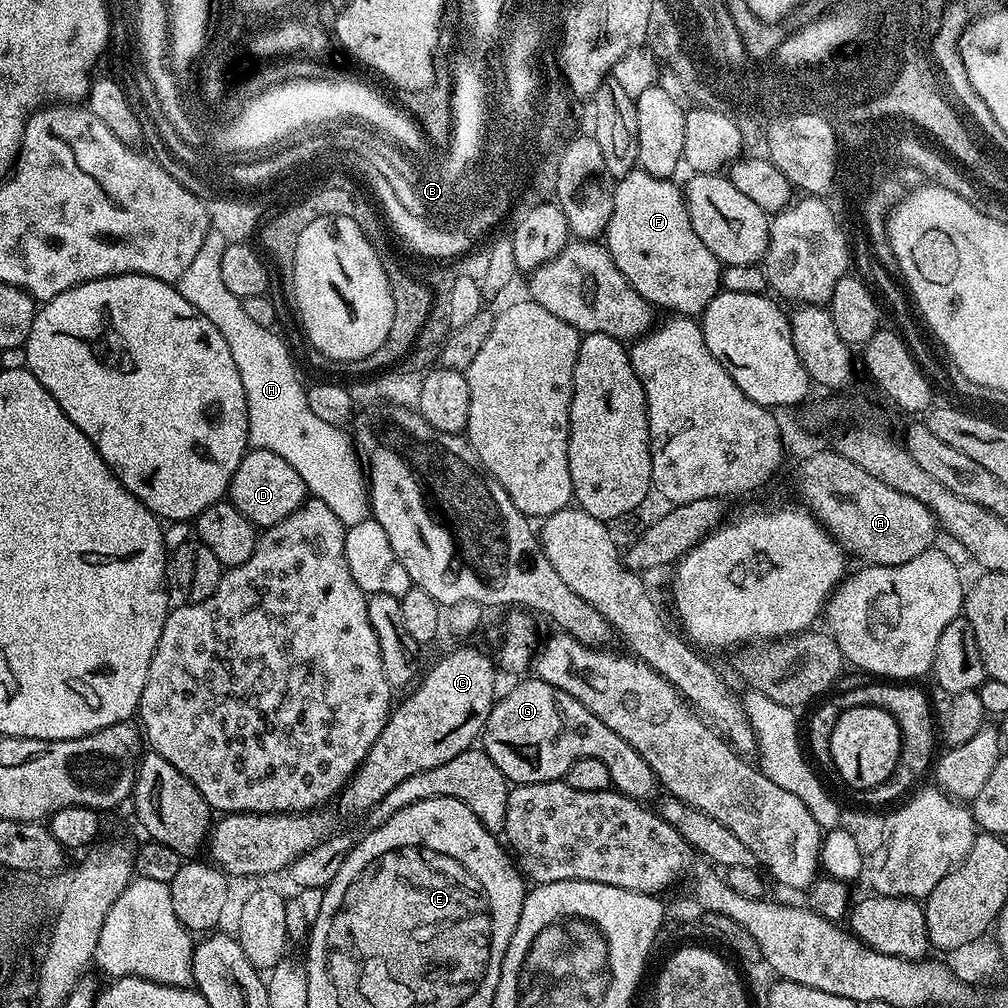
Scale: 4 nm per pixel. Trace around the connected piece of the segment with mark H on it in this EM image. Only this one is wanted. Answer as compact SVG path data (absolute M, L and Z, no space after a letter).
M209 231L207 238L202 242L202 250L198 250L194 262L186 266L186 274L178 282L182 298L190 302L190 306L198 306L214 326L218 326L218 334L226 338L226 346L230 346L230 354L234 354L234 366L238 366L238 374L242 378L242 390L246 390L246 404L248 406L248 443L252 448L258 450L270 450L278 454L278 458L286 458L294 470L306 482L309 493L315 499L326 502L338 522L342 522L345 529L350 526L358 526L358 522L369 519L370 505L368 502L368 485L366 483L366 472L362 467L362 461L356 451L353 437L348 436L343 427L336 427L329 422L322 422L321 419L310 410L307 404L307 391L305 385L296 381L296 364L288 353L288 344L271 328L258 326L246 314L243 300L240 297L230 294L222 282L222 254L224 253L225 242L221 235Z

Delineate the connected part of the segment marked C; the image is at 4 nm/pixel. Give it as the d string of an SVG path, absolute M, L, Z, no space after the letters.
M456 648L426 672L423 673L424 681L422 676L407 693L409 696L393 707L388 724L382 726L382 734L378 734L360 768L340 792L338 805L342 811L368 812L398 783L413 778L414 774L441 766L471 749L481 739L486 718L498 696L498 668L493 657L491 660L476 648Z

